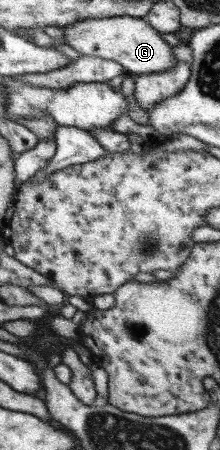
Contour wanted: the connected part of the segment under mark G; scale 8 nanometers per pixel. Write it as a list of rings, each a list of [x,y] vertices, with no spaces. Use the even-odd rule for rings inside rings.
[[[114,16],[111,18],[85,19],[61,28],[65,42],[83,56],[99,56],[105,60],[118,62],[131,75],[149,75],[151,73],[171,71],[179,62],[173,56],[171,45],[161,38],[145,19],[132,16]]]

